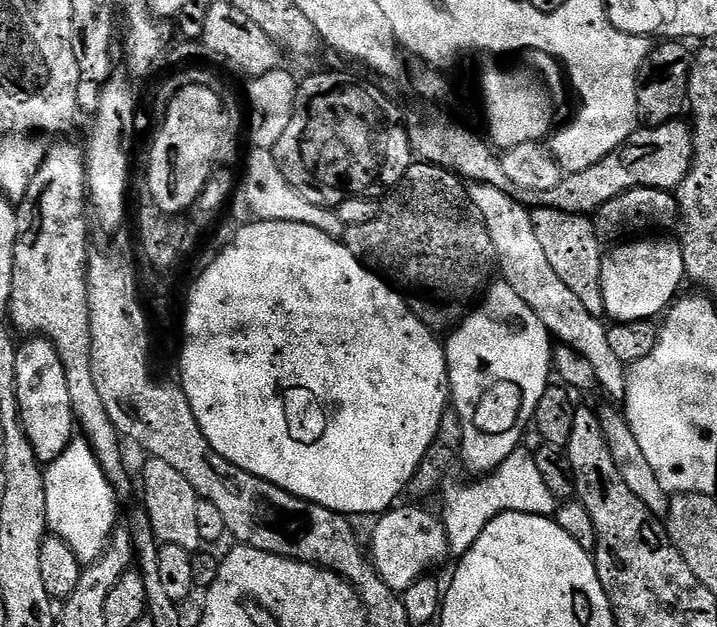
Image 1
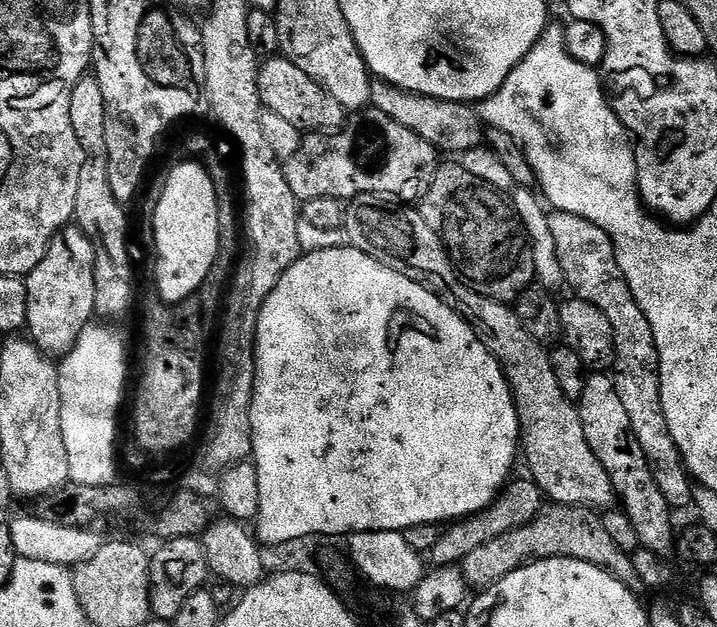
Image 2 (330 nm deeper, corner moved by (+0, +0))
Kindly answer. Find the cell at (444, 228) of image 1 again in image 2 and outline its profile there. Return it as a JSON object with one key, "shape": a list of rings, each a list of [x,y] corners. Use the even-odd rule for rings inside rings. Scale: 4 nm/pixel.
{"shape":[[[459,162],[441,163],[418,204],[442,242],[456,275],[470,290],[511,305],[536,280],[534,254],[523,224],[499,191],[469,174]]]}

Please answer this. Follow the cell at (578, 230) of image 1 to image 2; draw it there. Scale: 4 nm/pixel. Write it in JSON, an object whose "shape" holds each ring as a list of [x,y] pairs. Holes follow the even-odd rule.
{"shape":[[[553,211],[548,220],[565,285],[569,289],[572,287],[579,299],[590,302],[590,306],[598,306],[614,330],[614,379],[618,398],[622,398],[622,406],[626,406],[626,418],[630,418],[632,436],[638,446],[642,446],[642,454],[646,454],[650,474],[654,474],[654,482],[658,482],[658,490],[662,490],[662,498],[666,498],[668,505],[676,510],[687,504],[689,507],[693,503],[694,482],[680,457],[674,438],[670,438],[670,426],[666,426],[654,330],[650,330],[650,322],[646,322],[646,314],[642,314],[618,266],[614,246],[602,229],[586,218],[578,218],[578,214]]]}

